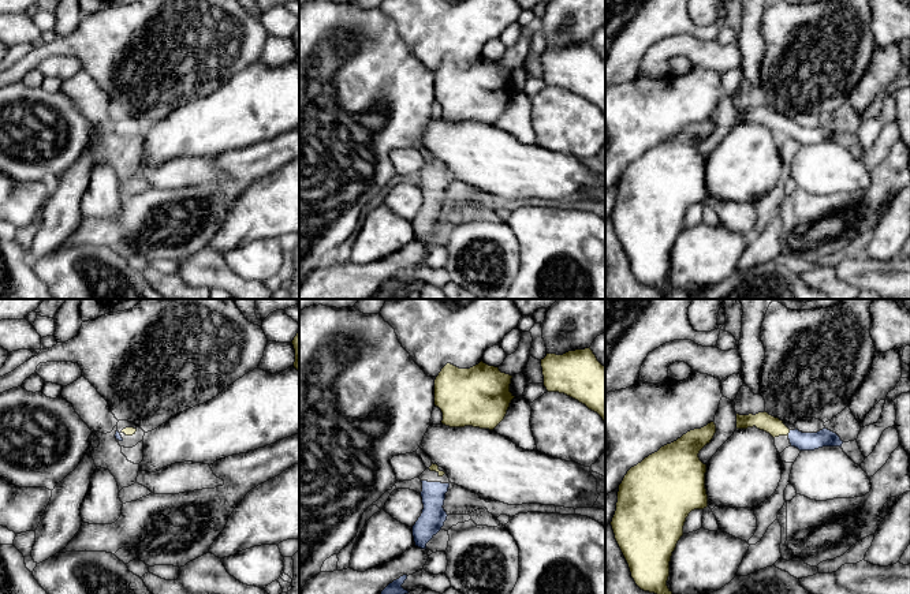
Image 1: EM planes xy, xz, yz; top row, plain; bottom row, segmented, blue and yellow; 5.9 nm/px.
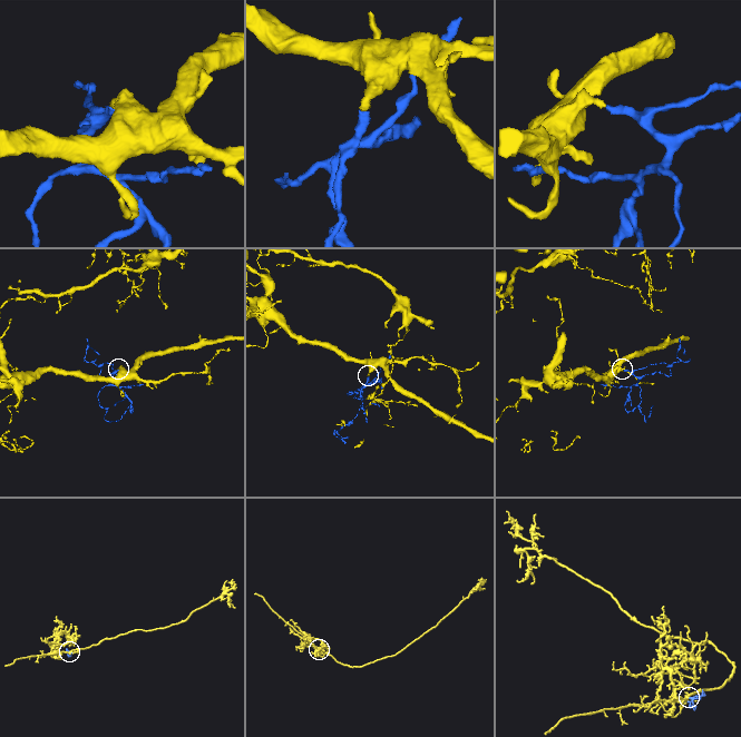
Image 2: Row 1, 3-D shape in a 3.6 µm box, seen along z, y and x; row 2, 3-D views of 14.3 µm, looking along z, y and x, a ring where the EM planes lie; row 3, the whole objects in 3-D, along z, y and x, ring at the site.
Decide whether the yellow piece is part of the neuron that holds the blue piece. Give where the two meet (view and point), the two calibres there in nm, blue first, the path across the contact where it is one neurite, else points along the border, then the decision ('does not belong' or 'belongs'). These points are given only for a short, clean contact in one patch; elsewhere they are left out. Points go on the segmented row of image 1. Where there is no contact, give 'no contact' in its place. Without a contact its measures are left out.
contact yz (789, 433); calibres 110 and 110 nm; way yz (804, 441), (789, 433), (763, 421); belongs

